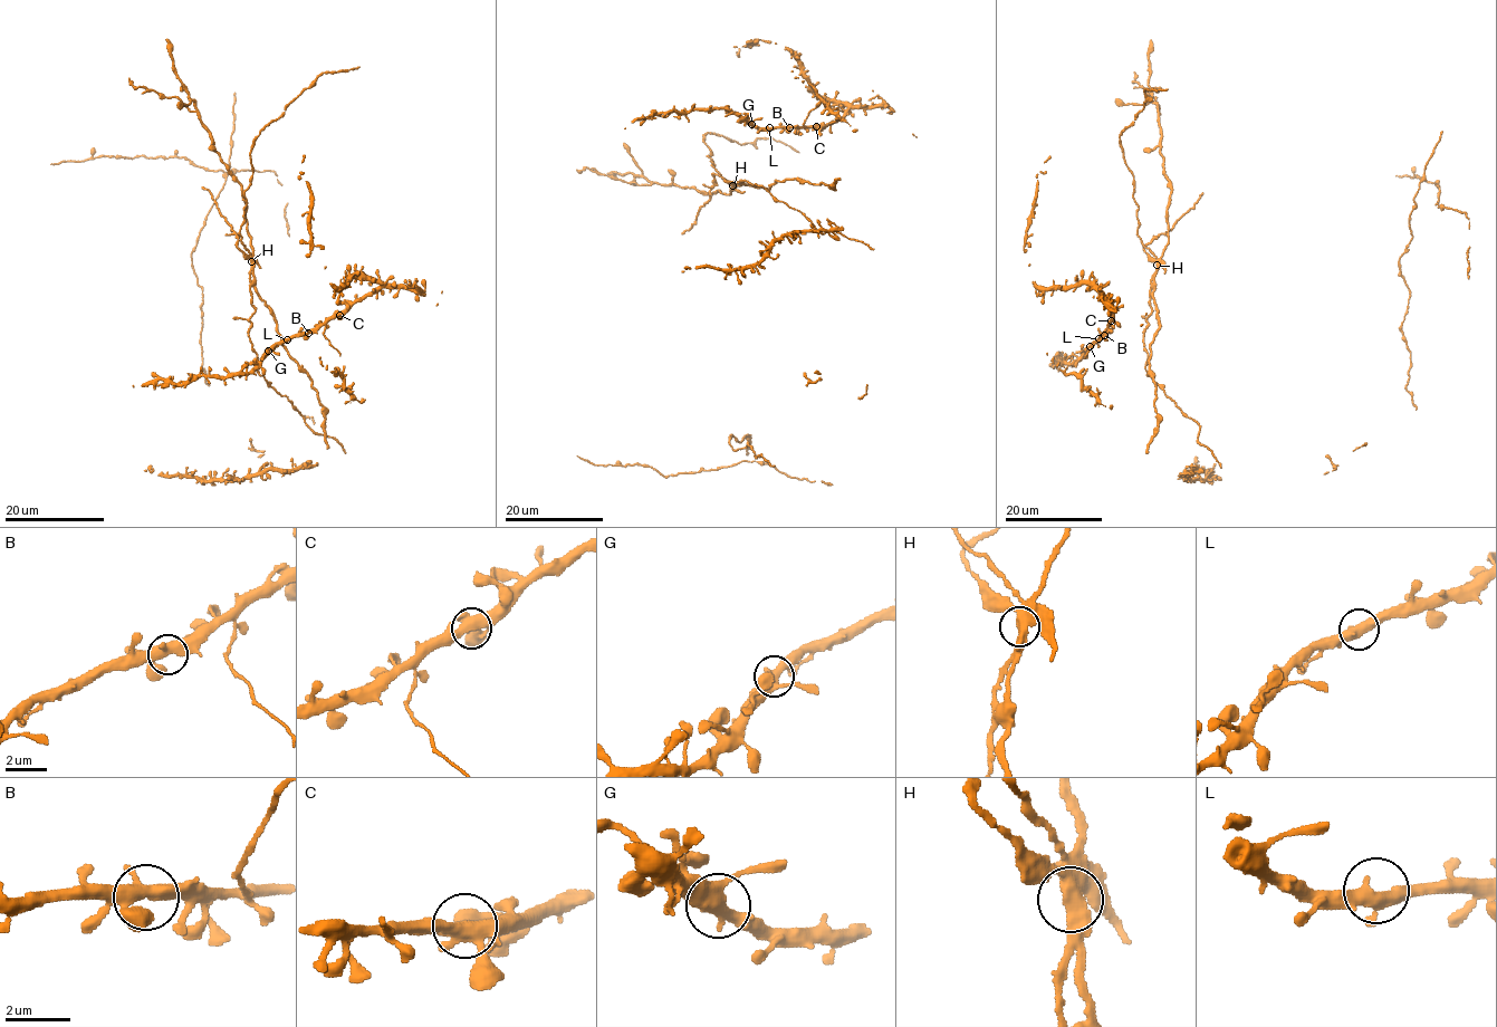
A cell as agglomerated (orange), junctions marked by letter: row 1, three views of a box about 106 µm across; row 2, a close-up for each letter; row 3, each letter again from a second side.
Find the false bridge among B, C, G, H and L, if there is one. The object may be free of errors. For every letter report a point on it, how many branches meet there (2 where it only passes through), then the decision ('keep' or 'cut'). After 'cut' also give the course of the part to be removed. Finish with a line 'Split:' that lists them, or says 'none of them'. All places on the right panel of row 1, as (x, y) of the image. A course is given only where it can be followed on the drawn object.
B: (1104, 335) | 4 | keep
C: (1111, 320) | 3 | keep
G: (1090, 346) | 3 | keep
H: (1157, 265) | 3 | cut | (1157, 265), (1168, 240), (1167, 208), (1171, 189), (1160, 153), (1160, 113), (1155, 98), (1132, 82), (1134, 72)
L: (1099, 338) | 2 | keep
Split: H

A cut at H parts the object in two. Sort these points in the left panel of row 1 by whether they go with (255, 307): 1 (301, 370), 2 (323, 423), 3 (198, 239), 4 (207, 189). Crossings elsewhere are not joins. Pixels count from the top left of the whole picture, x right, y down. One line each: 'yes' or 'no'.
1: no
2: no
3: yes
4: no

